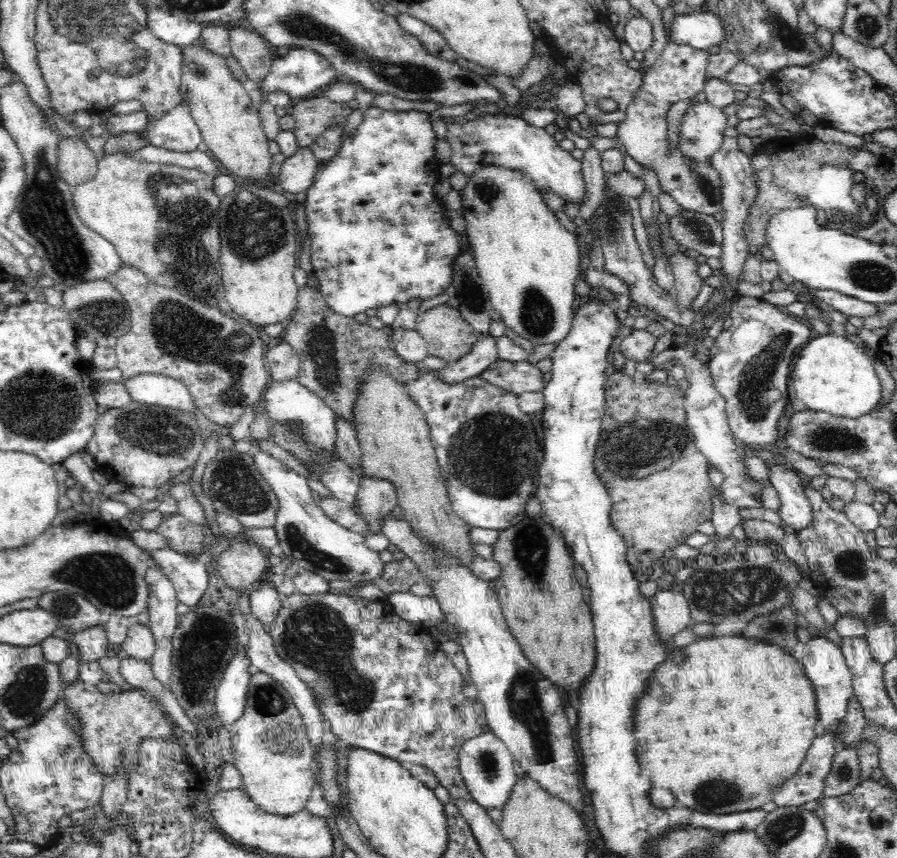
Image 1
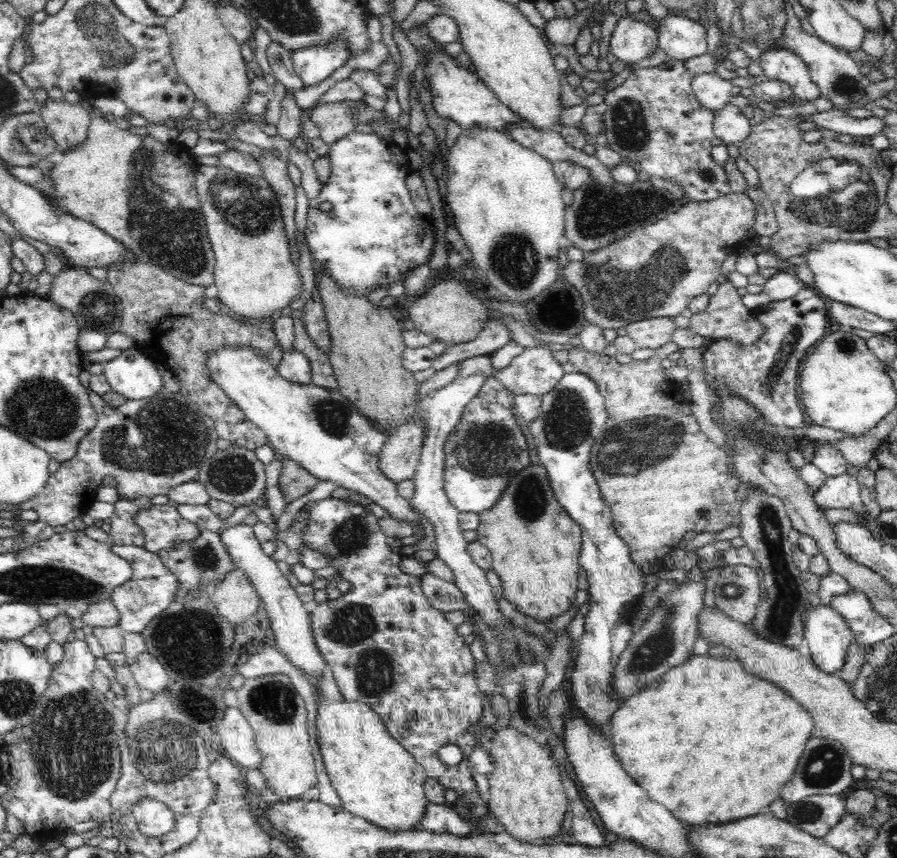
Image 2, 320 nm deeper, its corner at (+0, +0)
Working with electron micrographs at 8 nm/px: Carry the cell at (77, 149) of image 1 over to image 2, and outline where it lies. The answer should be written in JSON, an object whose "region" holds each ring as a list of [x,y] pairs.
{"region":[[[48,97],[41,104],[39,114],[54,138],[56,150],[66,154],[86,142],[91,118],[81,102],[56,101]]]}

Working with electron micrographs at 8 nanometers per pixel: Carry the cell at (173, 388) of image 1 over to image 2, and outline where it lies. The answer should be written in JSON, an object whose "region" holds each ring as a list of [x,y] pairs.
{"region":[[[124,350],[117,358],[106,362],[104,365],[104,375],[110,384],[111,391],[120,394],[127,400],[143,400],[151,398],[164,389],[161,372],[156,368],[153,360],[146,354],[138,353],[138,350]]]}

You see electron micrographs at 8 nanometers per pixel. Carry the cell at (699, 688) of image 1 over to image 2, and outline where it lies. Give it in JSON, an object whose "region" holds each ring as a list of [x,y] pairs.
{"region":[[[709,654],[692,655],[686,662],[672,666],[661,676],[662,682],[642,688],[632,694],[632,698],[627,698],[614,712],[610,719],[607,736],[612,741],[615,755],[622,762],[622,768],[634,778],[648,794],[654,798],[654,802],[664,804],[670,814],[674,814],[686,828],[703,826],[703,823],[724,823],[734,822],[750,815],[763,812],[781,795],[782,787],[790,780],[794,774],[795,768],[802,756],[805,744],[811,737],[811,730],[815,722],[810,714],[801,703],[796,702],[780,686],[768,682],[764,678],[758,678],[756,674],[750,674],[745,670],[745,665],[738,659],[714,658]]]}

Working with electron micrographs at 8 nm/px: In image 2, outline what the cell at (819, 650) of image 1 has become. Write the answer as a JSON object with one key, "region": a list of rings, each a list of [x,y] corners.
{"region":[[[830,605],[812,606],[806,613],[804,633],[806,652],[811,655],[814,665],[824,673],[838,674],[854,641],[844,617]]]}

